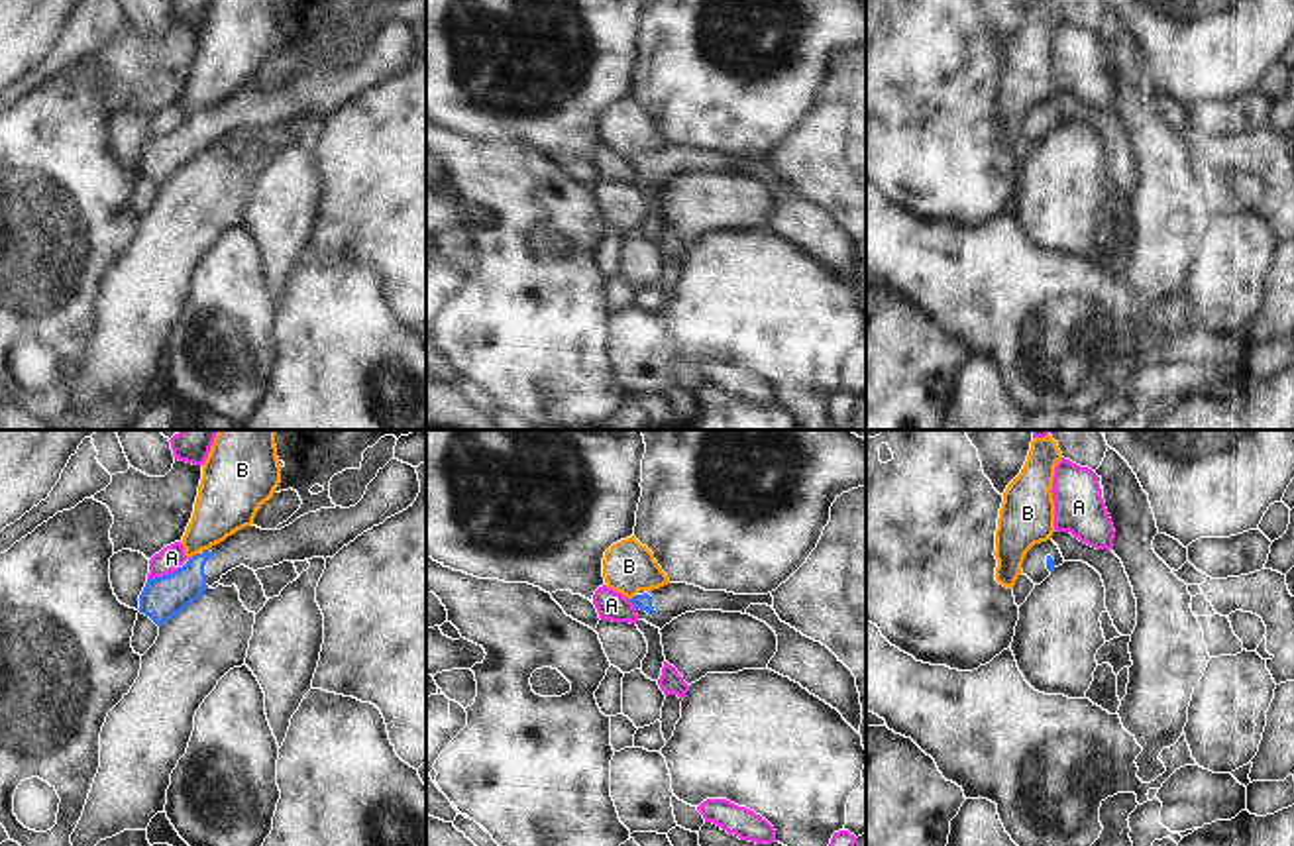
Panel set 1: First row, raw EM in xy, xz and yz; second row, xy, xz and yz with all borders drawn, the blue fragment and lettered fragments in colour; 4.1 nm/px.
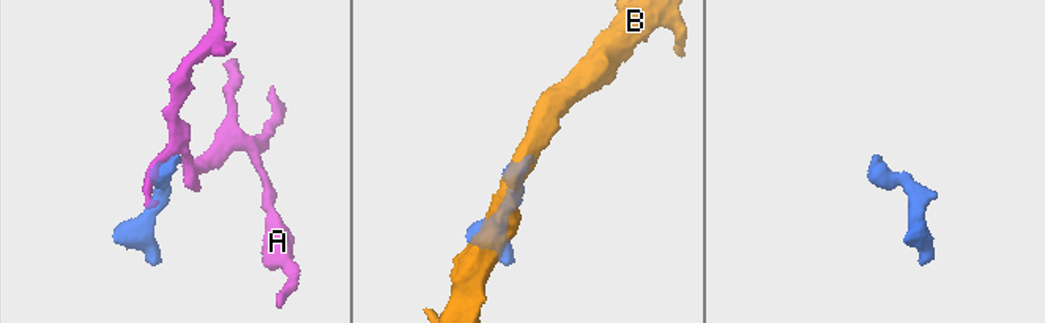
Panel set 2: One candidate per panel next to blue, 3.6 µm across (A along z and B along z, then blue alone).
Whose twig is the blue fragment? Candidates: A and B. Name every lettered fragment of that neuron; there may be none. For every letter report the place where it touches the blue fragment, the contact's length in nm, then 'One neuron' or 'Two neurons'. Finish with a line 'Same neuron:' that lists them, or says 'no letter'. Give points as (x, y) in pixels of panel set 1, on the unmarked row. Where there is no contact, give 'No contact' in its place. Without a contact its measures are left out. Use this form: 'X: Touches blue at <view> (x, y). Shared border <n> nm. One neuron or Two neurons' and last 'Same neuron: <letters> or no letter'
A: Touches blue at xy (163, 136). Shared border 150 nm. Two neurons
B: Touches blue at xy (193, 116). Shared border 50 nm. Two neurons
Same neuron: no letter

